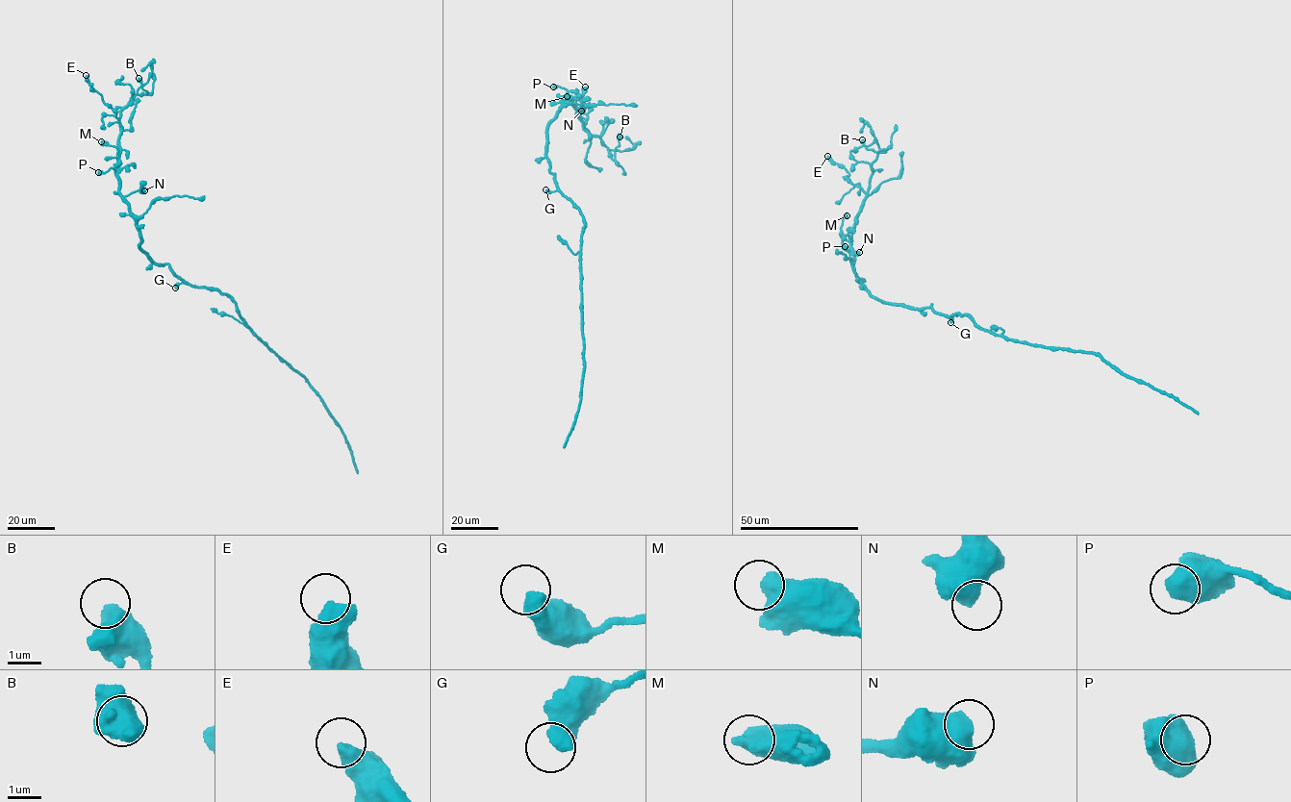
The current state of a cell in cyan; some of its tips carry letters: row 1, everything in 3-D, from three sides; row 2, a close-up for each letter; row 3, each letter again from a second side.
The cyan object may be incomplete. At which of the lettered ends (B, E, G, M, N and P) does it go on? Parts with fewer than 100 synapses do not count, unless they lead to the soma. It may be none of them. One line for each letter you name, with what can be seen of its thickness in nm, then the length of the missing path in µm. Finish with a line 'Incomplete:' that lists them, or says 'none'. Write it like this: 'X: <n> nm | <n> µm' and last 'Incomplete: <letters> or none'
Incomplete: none

